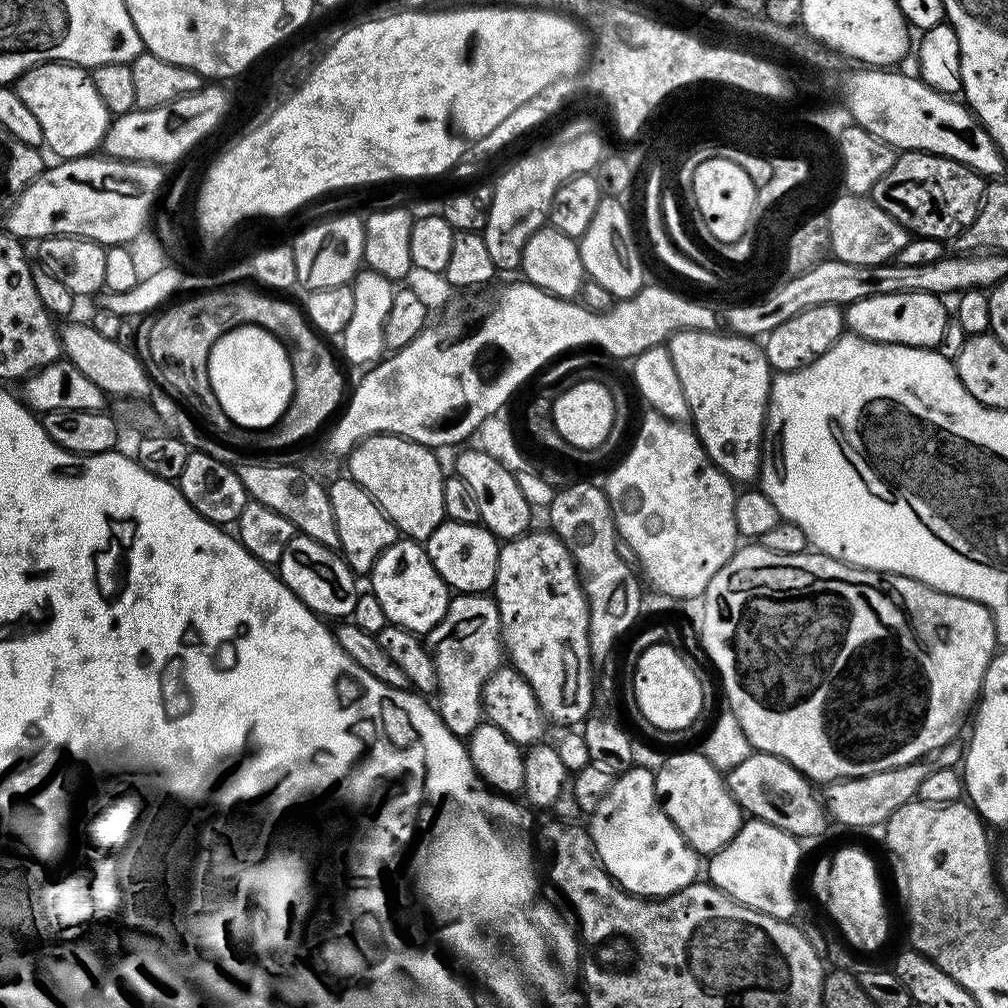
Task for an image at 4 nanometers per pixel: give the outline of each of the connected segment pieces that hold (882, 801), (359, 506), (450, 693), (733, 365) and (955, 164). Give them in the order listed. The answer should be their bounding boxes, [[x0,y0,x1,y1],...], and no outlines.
[[826,762,926,828],[327,478,398,573],[426,594,506,738],[666,331,774,480],[870,151,985,242]]

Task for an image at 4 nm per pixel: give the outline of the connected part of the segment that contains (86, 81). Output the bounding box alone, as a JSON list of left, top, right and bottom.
[14,64,110,162]

